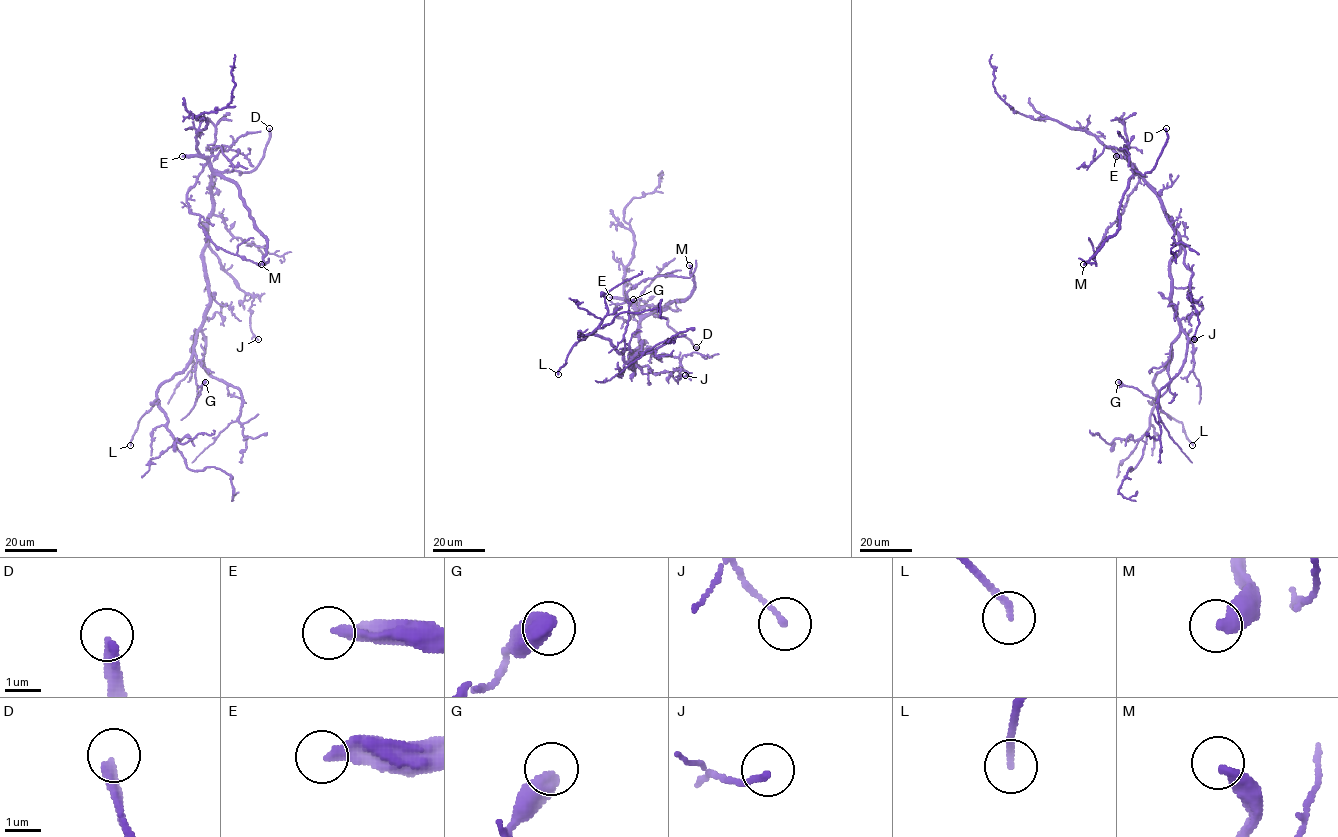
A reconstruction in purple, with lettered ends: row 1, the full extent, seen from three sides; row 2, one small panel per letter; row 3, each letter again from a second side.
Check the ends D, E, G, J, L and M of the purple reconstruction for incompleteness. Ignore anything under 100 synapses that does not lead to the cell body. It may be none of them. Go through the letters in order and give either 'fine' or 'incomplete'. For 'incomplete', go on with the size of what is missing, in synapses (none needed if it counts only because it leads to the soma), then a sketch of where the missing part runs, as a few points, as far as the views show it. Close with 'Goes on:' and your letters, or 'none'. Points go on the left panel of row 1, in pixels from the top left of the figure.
D: incomplete
E: incomplete; about 700 synapses; missing branch runs (182, 156), (168, 135), (167, 116), (172, 95), (189, 62), (150, 45)
G: fine
J: fine
L: fine
M: incomplete; about 850 synapses; missing branch runs (261, 264), (272, 281), (222, 278), (197, 240), (205, 198), (248, 184), (243, 202)
Goes on: D, E, M

